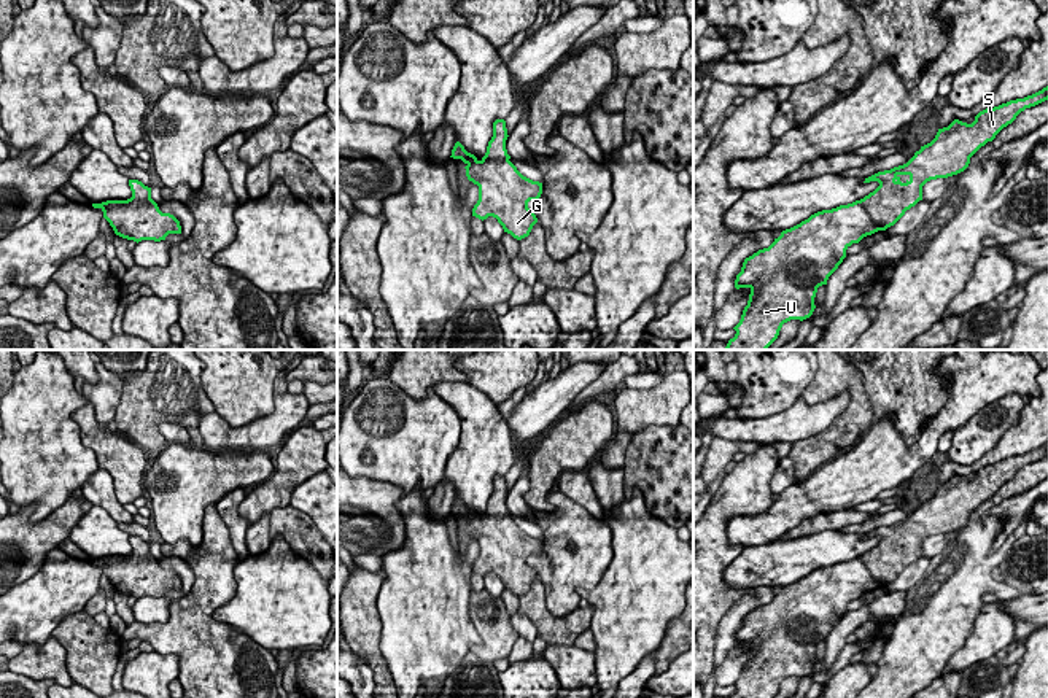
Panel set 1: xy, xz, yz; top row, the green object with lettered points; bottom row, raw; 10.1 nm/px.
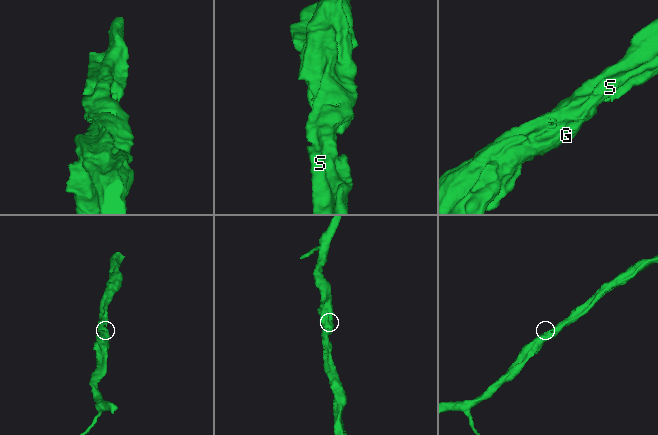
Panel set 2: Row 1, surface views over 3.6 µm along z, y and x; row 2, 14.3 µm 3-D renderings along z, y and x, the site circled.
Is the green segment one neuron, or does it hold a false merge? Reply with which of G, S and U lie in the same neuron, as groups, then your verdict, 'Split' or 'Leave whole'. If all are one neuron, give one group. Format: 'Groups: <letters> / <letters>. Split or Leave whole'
Groups: G S U. Leave whole

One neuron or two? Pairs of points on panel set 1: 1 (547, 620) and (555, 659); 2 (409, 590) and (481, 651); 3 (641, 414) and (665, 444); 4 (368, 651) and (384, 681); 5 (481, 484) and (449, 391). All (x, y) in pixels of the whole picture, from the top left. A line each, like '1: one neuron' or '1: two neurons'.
1: two neurons
2: two neurons
3: two neurons
4: one neuron
5: one neuron

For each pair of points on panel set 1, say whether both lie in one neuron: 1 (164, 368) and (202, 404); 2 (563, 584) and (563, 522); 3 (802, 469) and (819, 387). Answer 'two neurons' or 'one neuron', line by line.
1: one neuron
2: one neuron
3: one neuron

